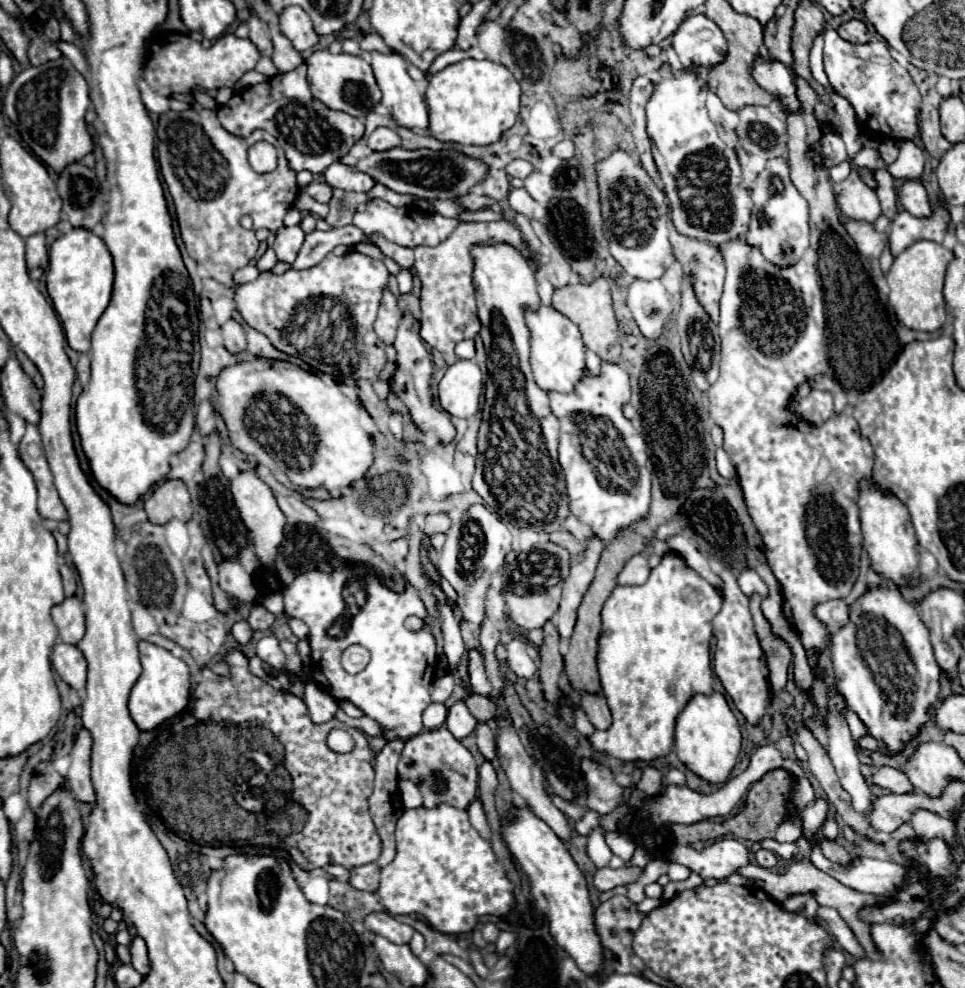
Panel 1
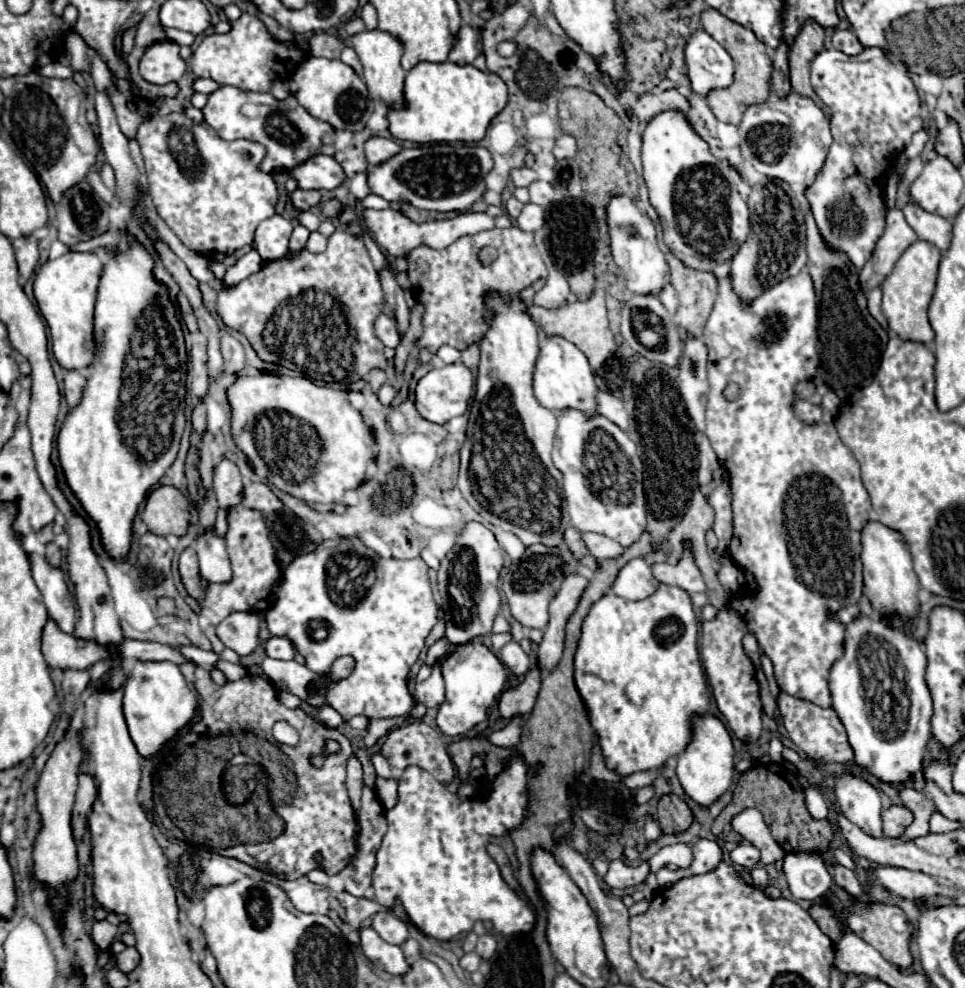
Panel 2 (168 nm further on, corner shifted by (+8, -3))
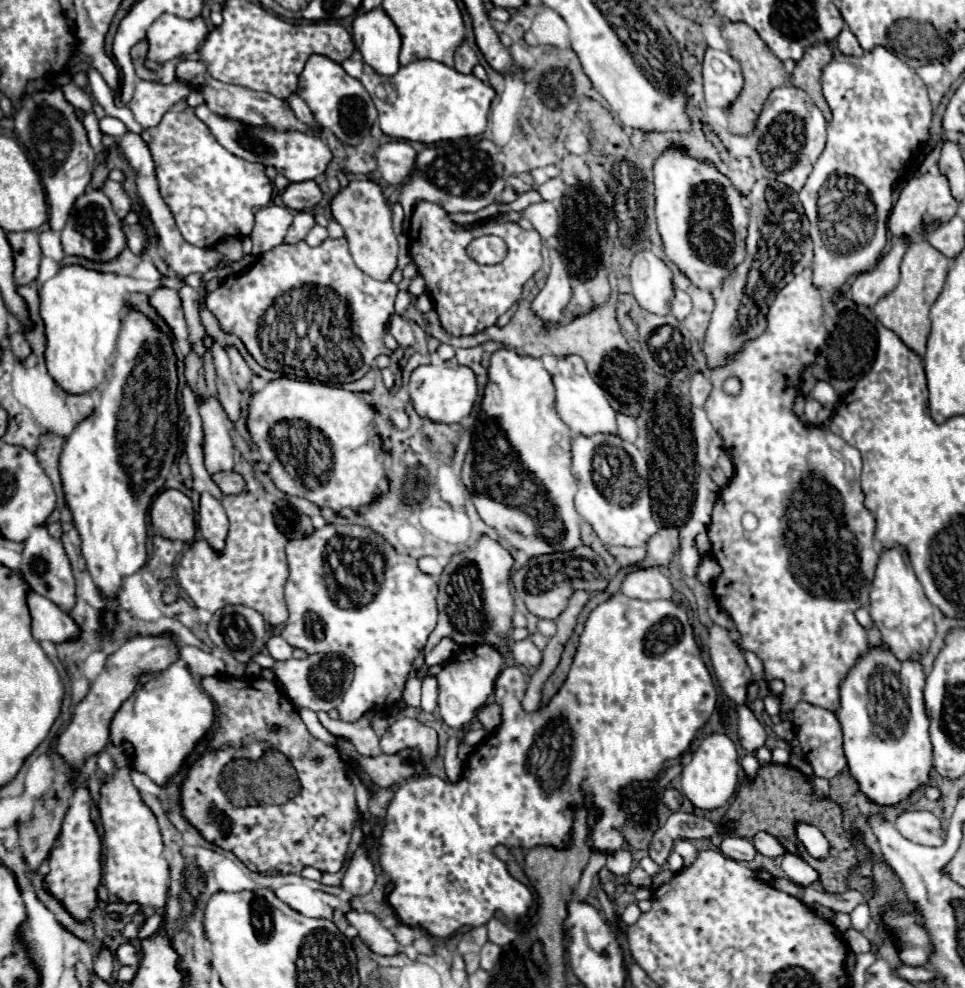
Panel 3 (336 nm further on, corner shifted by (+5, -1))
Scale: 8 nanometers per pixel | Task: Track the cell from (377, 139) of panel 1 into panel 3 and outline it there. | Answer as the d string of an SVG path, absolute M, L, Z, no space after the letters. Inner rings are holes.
M404 140L386 142L374 154L378 163L377 170L392 186L398 186L400 182L404 182L404 178L408 178L408 170L412 170L414 156L416 156L416 150Z

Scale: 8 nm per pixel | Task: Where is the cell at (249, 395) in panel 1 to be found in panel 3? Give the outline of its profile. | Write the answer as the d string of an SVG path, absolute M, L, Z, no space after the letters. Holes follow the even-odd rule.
M282 376L270 380L260 392L250 396L246 428L262 456L262 462L268 464L268 476L284 494L302 496L320 508L328 506L332 510L346 506L358 508L372 502L374 490L384 476L384 450L374 424L374 410L354 392Z

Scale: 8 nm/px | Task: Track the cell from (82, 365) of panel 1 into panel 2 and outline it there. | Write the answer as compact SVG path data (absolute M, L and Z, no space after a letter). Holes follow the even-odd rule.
M69 370L63 380L63 394L69 408L75 408L81 402L81 392L85 388L85 376L77 370Z

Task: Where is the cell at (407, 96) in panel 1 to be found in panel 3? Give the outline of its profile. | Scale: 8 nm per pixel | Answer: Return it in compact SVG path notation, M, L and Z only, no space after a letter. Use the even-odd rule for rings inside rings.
M382 8L358 14L352 26L352 38L364 62L378 74L392 76L398 72L398 54L402 48L400 34Z

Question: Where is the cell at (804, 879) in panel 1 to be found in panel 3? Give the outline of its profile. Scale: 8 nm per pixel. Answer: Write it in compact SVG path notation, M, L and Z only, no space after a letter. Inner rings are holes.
M853 928L846 931L843 937L847 946L856 954L865 953L871 950L870 941L864 937L861 932Z

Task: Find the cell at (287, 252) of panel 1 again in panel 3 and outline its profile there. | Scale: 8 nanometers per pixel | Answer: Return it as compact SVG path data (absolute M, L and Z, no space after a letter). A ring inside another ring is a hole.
M270 204L266 208L260 208L256 212L256 224L250 234L254 242L252 254L258 258L264 252L280 246L286 238L288 228L292 226L292 218L292 210L288 210L286 206Z

